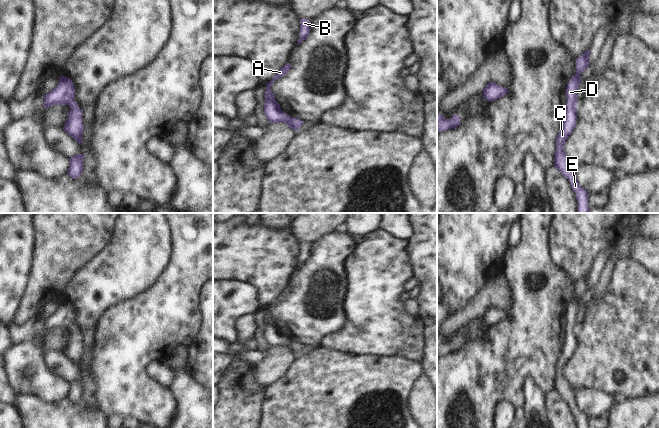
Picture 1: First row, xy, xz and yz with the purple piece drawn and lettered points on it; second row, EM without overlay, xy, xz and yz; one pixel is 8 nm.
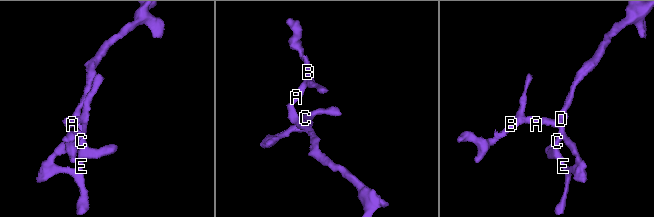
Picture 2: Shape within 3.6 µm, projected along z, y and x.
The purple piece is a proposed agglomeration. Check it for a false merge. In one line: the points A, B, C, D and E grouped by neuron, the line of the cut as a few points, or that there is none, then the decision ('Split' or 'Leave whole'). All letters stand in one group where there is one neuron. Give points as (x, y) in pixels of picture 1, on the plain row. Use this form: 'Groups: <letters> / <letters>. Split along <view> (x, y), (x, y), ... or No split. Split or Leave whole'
Groups: A B C D E. No split. Leave whole

